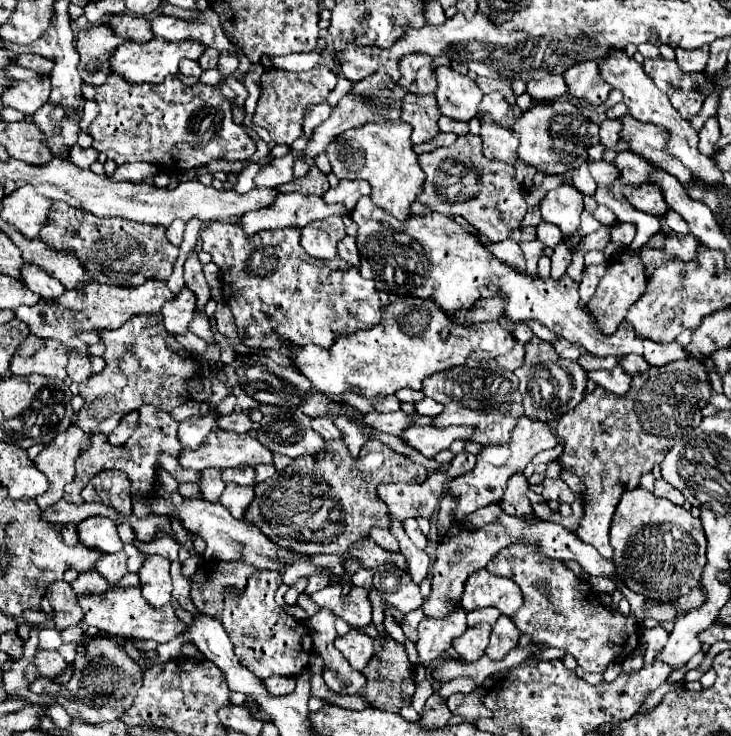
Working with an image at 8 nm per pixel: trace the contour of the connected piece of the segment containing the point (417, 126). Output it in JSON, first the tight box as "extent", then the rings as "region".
{"extent":[400,95,442,143],"region":[[[406,95],[400,117],[412,125],[412,143],[426,143],[438,135],[438,117],[442,115],[434,95]]]}

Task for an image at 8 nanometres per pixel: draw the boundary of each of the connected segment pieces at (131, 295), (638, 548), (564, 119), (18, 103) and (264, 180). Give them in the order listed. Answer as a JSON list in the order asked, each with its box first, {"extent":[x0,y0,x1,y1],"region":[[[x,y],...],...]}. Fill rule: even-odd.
[{"extent":[16,279,174,343],"region":[[[150,279],[140,287],[108,287],[96,283],[84,283],[76,289],[66,289],[58,301],[40,301],[34,307],[20,307],[16,317],[26,321],[32,335],[58,339],[66,343],[68,339],[84,333],[84,331],[102,331],[102,329],[118,329],[134,315],[154,315],[160,313],[164,301],[172,299],[174,295],[166,289],[164,281]]]},{"extent":[610,487,706,601],"region":[[[642,487],[622,495],[612,517],[610,545],[622,581],[634,593],[656,595],[660,601],[676,601],[676,597],[692,593],[706,565],[706,537],[700,521],[682,505],[658,499]]]},{"extent":[512,101,600,175],"region":[[[544,101],[524,111],[512,125],[512,133],[518,137],[518,159],[532,165],[544,175],[558,175],[580,167],[586,159],[588,147],[600,141],[598,125],[584,117],[584,113],[570,101]]]},{"extent":[2,77,50,115],"region":[[[36,77],[30,81],[16,81],[16,85],[10,85],[2,93],[2,103],[4,107],[12,107],[22,111],[24,115],[36,113],[44,101],[48,101],[50,95],[50,81],[48,77]]]},{"extent":[254,153,294,187],"region":[[[288,153],[280,159],[274,159],[270,167],[262,169],[258,173],[258,177],[254,179],[256,181],[256,187],[272,187],[272,185],[284,185],[284,183],[290,183],[292,181],[292,165],[294,165],[294,155]]]}]

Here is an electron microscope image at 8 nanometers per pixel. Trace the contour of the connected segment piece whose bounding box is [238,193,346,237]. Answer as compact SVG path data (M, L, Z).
M286 193L276 197L272 207L244 213L240 217L238 225L244 229L248 237L266 231L266 229L302 229L304 225L316 221L316 219L326 219L330 215L344 215L346 209L344 205L326 205L322 197L316 195L300 195L300 193Z

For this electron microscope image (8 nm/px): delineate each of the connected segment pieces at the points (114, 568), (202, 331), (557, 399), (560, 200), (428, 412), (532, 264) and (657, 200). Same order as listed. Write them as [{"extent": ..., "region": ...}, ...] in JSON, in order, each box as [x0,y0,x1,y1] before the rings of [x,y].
[{"extent":[96,551,128,585],"region":[[[120,551],[120,553],[114,553],[114,555],[104,555],[102,561],[96,563],[96,571],[108,579],[110,585],[118,585],[120,579],[128,573],[128,567],[126,567],[126,553]]]},{"extent":[190,315,216,345],"region":[[[194,315],[194,319],[192,319],[192,323],[190,323],[190,331],[194,333],[194,335],[198,335],[198,337],[202,337],[208,345],[214,345],[216,341],[214,341],[214,333],[212,333],[212,323],[210,323],[210,319],[206,317],[206,315]]]},{"extent":[514,337,588,423],"region":[[[532,337],[526,343],[524,365],[520,369],[516,369],[514,375],[520,381],[518,391],[522,395],[524,415],[532,417],[534,421],[544,421],[544,423],[554,423],[558,417],[572,411],[584,399],[586,383],[588,383],[586,369],[582,369],[576,361],[568,361],[568,359],[560,357],[554,351],[552,343],[542,341],[538,337]]]},{"extent":[540,183,584,235],"region":[[[562,183],[548,191],[540,201],[542,219],[560,227],[564,235],[570,235],[580,225],[580,215],[584,211],[584,193],[572,183]]]},{"extent":[416,397,442,417],"region":[[[428,397],[422,399],[420,403],[416,403],[416,409],[418,409],[420,415],[426,415],[426,417],[436,417],[436,415],[442,413],[442,405],[432,401],[432,399],[428,399]]]},{"extent":[519,240,544,277],"region":[[[534,240],[521,242],[519,246],[526,261],[526,272],[533,277],[537,277],[537,264],[539,258],[543,255],[544,244]]]},{"extent":[624,185,668,215],"region":[[[642,185],[640,189],[630,189],[630,187],[624,187],[624,195],[628,197],[628,201],[638,209],[638,211],[644,211],[644,213],[650,213],[650,215],[666,215],[668,211],[668,205],[664,205],[664,197],[660,197],[660,189],[656,189],[654,185]]]}]

